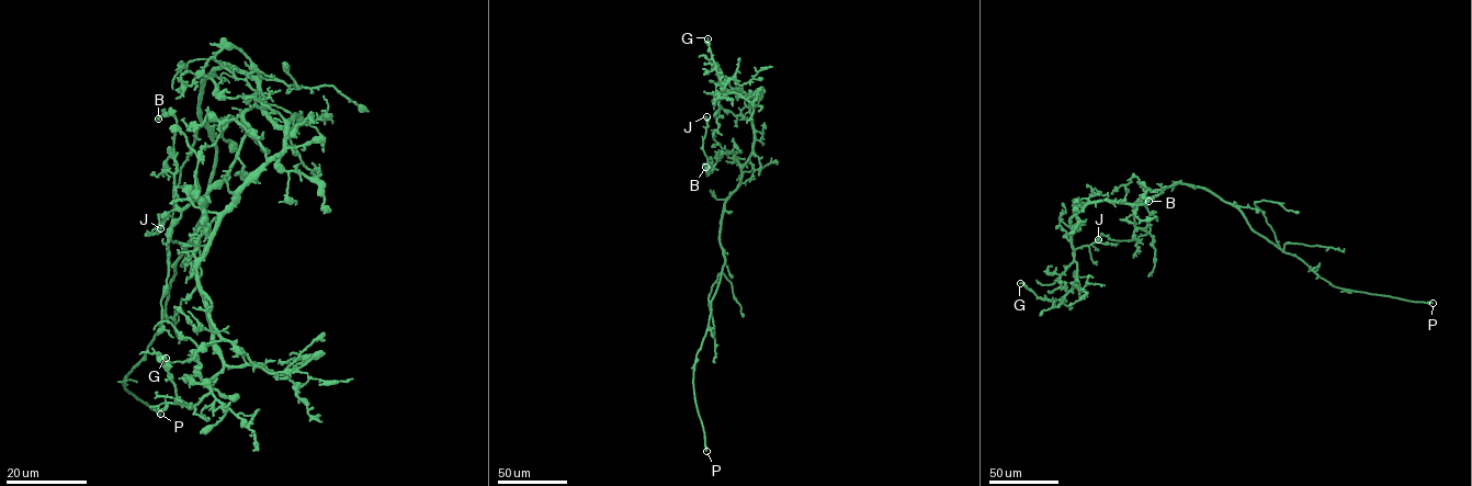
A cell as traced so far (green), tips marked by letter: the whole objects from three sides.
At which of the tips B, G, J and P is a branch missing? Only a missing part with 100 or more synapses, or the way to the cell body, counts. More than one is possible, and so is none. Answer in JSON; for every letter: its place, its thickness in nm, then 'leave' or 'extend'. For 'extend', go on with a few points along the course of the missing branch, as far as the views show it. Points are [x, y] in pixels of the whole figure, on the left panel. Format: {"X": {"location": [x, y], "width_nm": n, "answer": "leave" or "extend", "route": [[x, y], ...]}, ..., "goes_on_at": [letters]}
{"B": {"location": [158, 119], "width_nm": 220, "answer": "leave"}, "G": {"location": [166, 358], "width_nm": 200, "answer": "leave"}, "J": {"location": [160, 228], "width_nm": 240, "answer": "leave"}, "P": {"location": [160, 414], "width_nm": 280, "answer": "extend", "route": [[160, 414], [165, 431], [162, 455], [159, 459], [155, 454], [134, 464], [136, 461], [133, 459]]}, "goes_on_at": ["P"]}

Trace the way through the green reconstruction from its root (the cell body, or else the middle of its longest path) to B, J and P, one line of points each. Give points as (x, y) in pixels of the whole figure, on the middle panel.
B: (723, 207), (742, 177), (735, 153), (723, 153), (711, 168), (710, 158), (705, 167)
J: (723, 207), (739, 183), (742, 170), (735, 151), (723, 153), (712, 167), (709, 166), (702, 149), (706, 116)
P: (723, 207), (720, 241), (725, 262), (693, 373), (694, 399), (706, 451)

